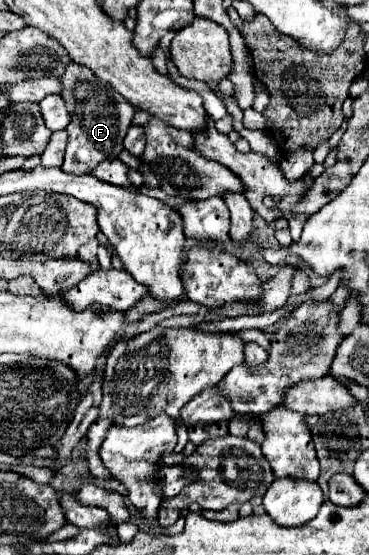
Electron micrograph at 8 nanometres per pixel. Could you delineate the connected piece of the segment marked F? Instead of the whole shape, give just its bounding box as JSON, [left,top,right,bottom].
[62,62,134,174]

